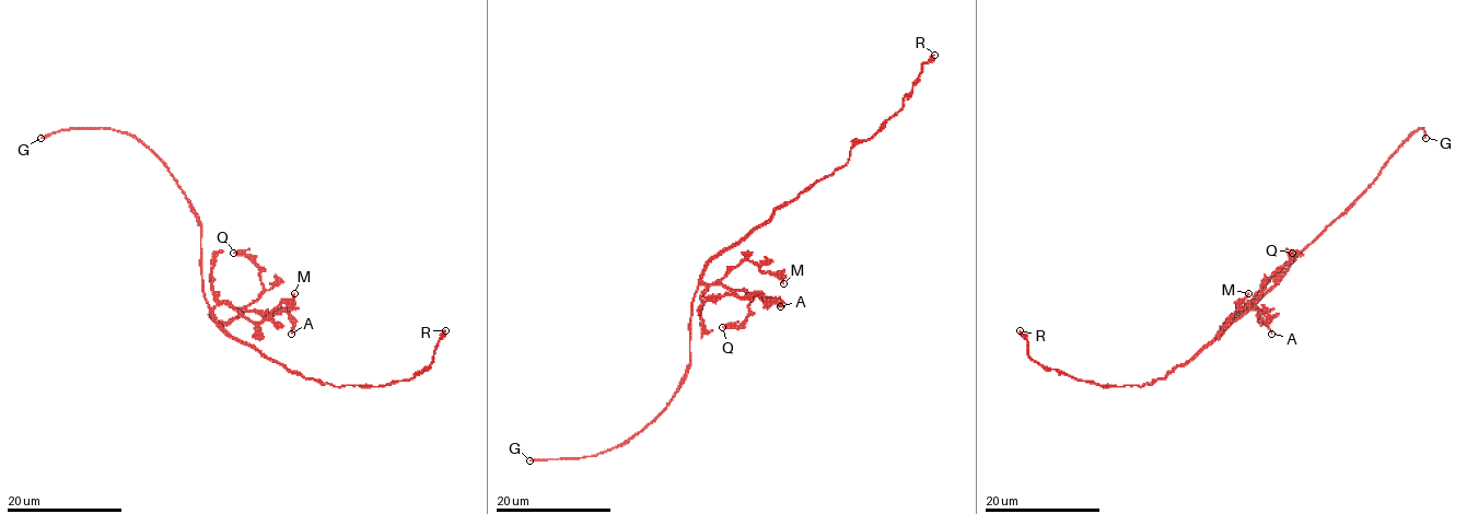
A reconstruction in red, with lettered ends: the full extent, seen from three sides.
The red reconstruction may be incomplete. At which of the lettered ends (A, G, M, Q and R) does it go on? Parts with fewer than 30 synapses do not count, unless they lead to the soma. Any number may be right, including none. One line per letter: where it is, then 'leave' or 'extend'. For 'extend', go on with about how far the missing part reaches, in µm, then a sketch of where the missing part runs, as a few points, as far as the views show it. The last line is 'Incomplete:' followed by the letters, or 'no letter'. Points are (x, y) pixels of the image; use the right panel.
A: place (1271, 334); leave
G: place (1425, 138); extend; missing 100 µm; course (1425, 138), (1412, 179), (1359, 235), (1380, 234), (1315, 281), (1253, 346), (1256, 380), (1281, 326)
M: place (1248, 293); leave
Q: place (1292, 253); leave
R: place (1020, 330); leave
Incomplete: G

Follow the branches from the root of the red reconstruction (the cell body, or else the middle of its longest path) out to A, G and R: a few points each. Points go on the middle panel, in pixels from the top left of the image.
A: (702, 269), (701, 279), (706, 283), (721, 283), (740, 296), (761, 293), (781, 304), (780, 306)
G: (702, 269), (701, 283), (693, 302), (689, 369), (666, 407), (620, 446), (582, 457), (530, 460)
R: (702, 269), (721, 250), (744, 241), (777, 209), (840, 168), (849, 151), (903, 106), (922, 63), (934, 55)

